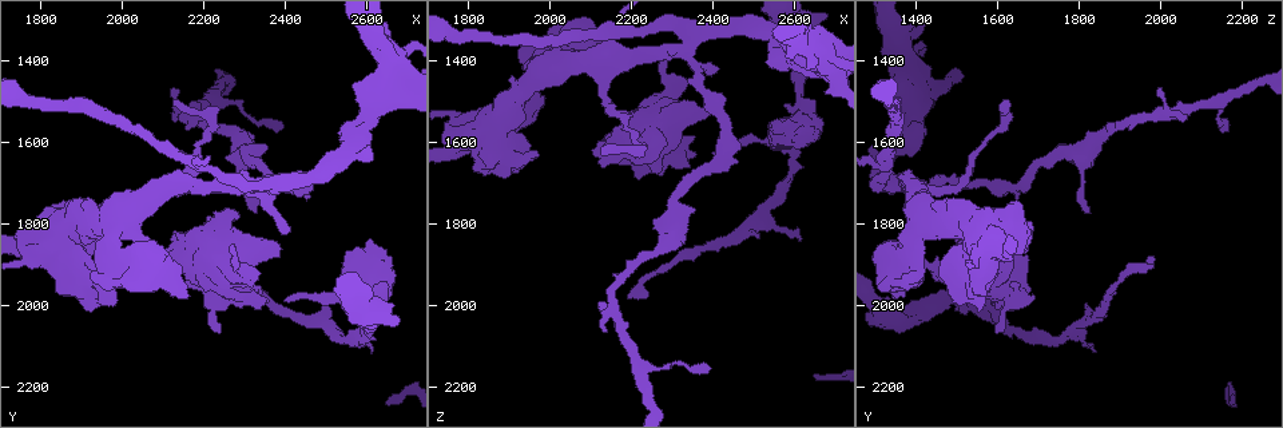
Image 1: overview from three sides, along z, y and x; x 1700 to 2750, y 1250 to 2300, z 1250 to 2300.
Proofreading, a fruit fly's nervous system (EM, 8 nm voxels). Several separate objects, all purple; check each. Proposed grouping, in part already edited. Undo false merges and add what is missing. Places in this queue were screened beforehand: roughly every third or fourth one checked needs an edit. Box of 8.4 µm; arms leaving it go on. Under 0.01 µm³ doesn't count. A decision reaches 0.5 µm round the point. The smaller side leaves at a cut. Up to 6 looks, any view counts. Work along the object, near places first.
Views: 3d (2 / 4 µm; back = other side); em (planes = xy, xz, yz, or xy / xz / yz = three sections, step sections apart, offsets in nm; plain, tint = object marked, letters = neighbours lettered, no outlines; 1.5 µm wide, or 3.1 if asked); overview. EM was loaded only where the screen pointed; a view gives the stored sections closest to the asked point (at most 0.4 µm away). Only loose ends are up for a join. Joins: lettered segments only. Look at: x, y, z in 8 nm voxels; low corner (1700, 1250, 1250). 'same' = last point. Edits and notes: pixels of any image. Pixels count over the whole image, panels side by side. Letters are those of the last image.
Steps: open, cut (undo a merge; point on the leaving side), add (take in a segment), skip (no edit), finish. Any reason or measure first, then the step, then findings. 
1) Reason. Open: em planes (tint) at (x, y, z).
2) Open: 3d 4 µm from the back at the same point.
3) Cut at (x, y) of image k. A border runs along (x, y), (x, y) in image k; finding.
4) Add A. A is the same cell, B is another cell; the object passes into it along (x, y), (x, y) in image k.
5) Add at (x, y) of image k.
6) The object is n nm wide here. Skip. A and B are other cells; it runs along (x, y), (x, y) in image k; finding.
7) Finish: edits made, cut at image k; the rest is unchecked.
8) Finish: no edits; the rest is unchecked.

Sudden change in width. Open: em xz step 4 (tint) at (2620, 2030, 1325).

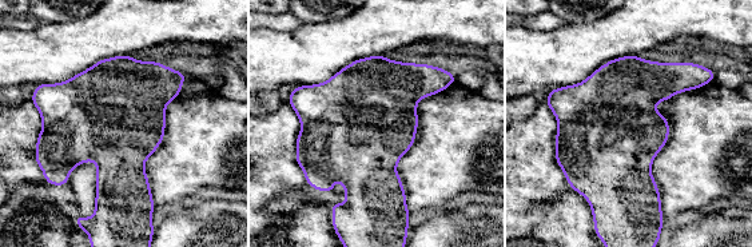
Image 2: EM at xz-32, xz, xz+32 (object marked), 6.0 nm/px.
Cut it another way. Open: em planes (letters) at the same point.

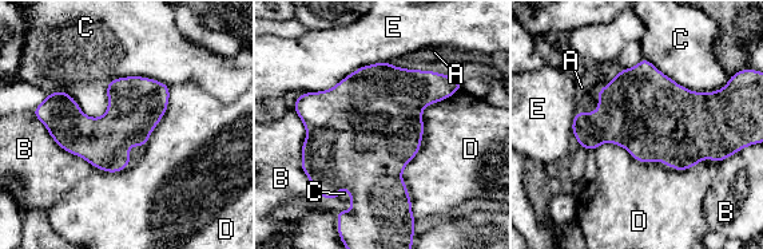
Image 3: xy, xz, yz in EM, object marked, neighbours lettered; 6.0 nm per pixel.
Skip. A, B, C, D and E are other cells; a border runs along (450, 95), (413, 217) in image 3; continuous, no second cell.

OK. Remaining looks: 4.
Stops while still wide. Open: em xy step 4 (letters) at (2110, 1870, 1630).

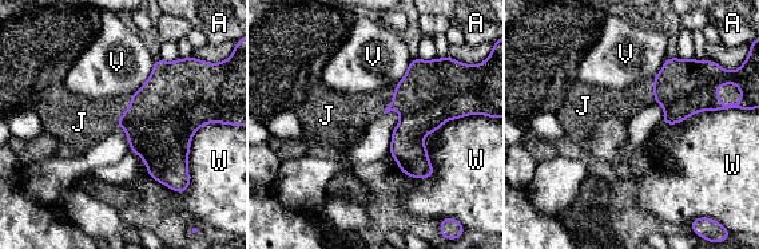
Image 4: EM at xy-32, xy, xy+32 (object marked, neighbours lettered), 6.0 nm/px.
Add J. J is the same cell, A, V and W are other cells; the object passes into it along (166, 111), (124, 111), (84, 122) in image 4; the cell continues.

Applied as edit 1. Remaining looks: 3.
An open end. Open: em planes (letters) at (2135, 1470, 1995).

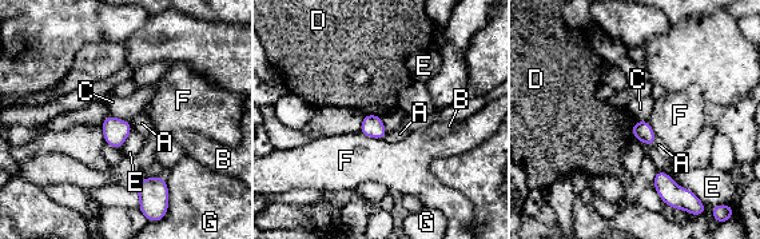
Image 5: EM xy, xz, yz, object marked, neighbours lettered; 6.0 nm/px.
The object is 120 nm wide here. Skip. A, B, C, D, E, F and G are other cells; a border runs along (110, 114), (130, 123) in image 5; no lettered segment goes on from it.

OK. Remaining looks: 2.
Finish: edits made, add at image 4; the rest is unchecked.

